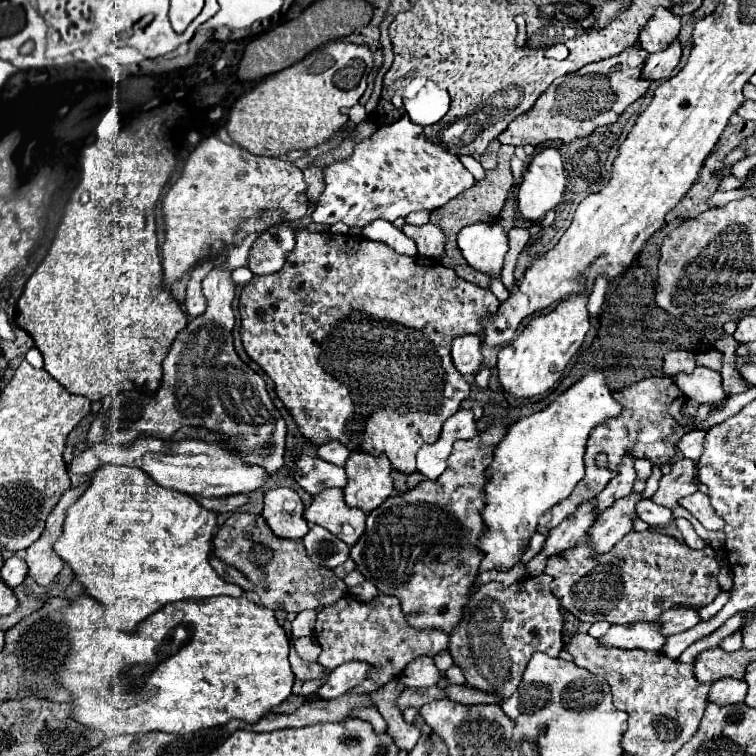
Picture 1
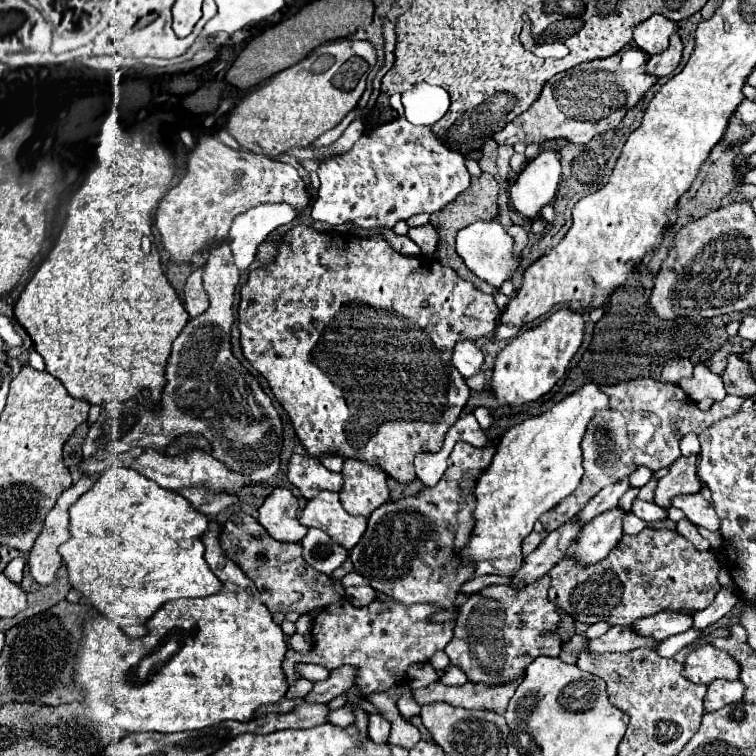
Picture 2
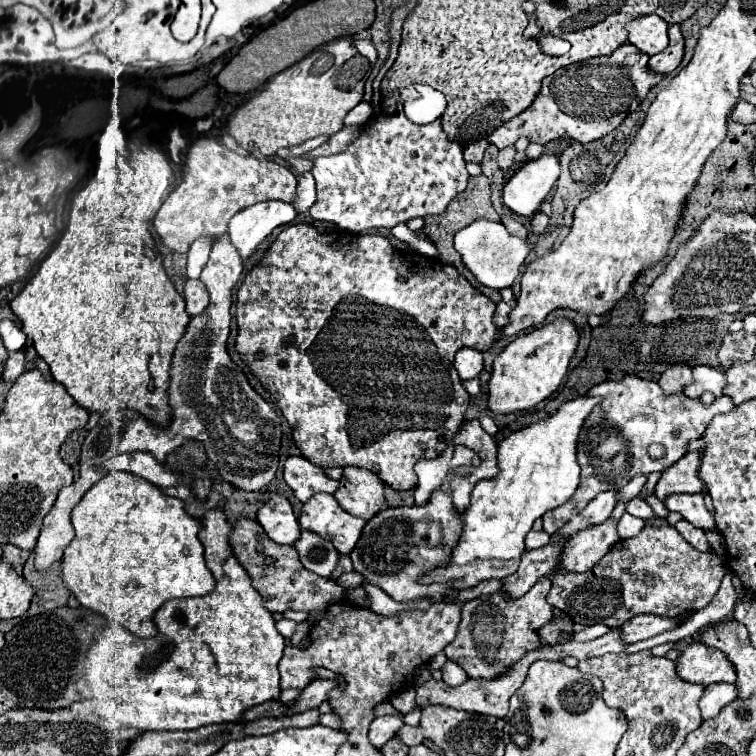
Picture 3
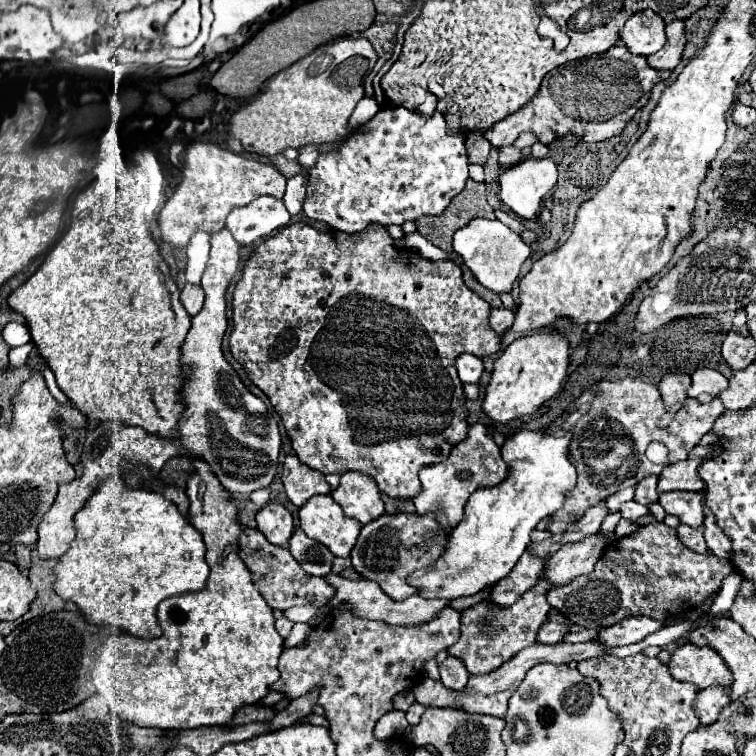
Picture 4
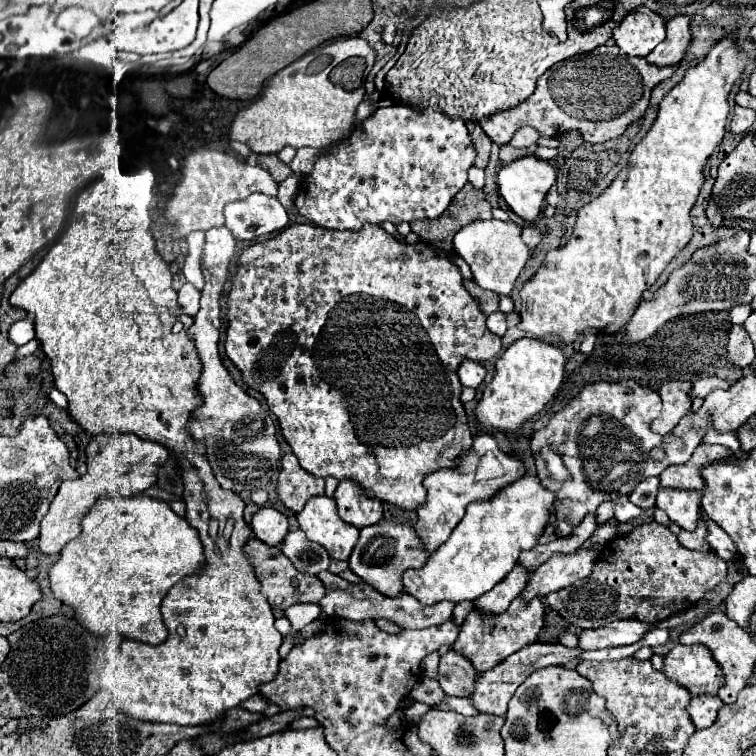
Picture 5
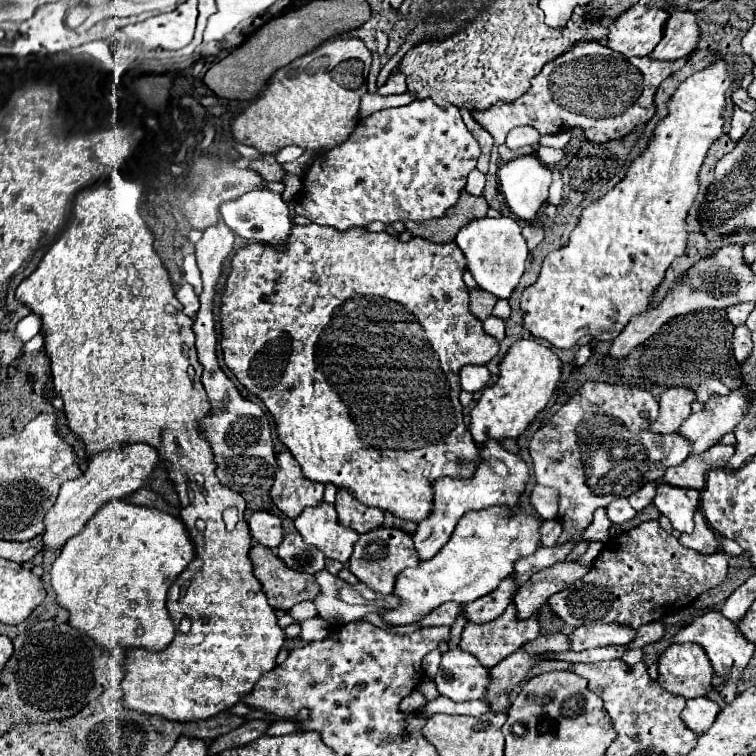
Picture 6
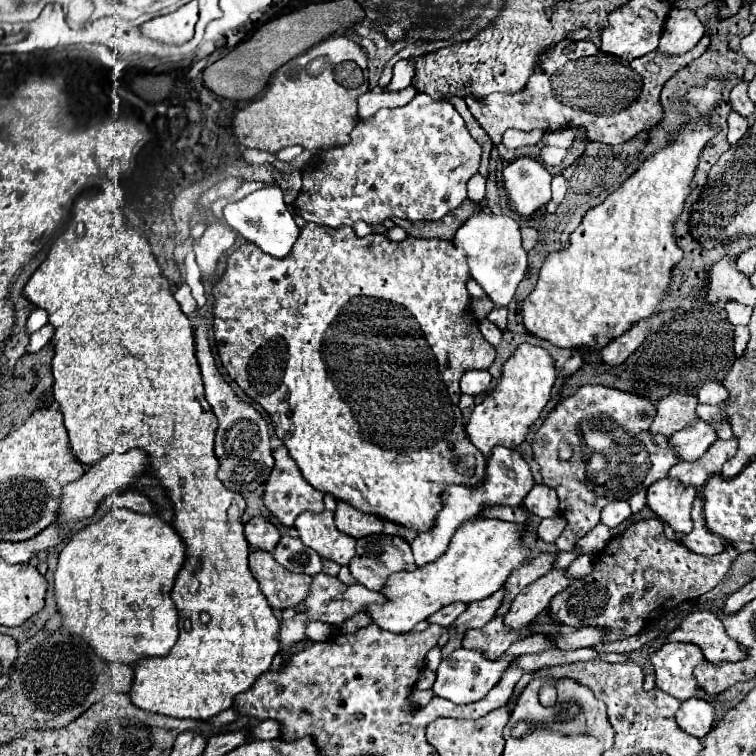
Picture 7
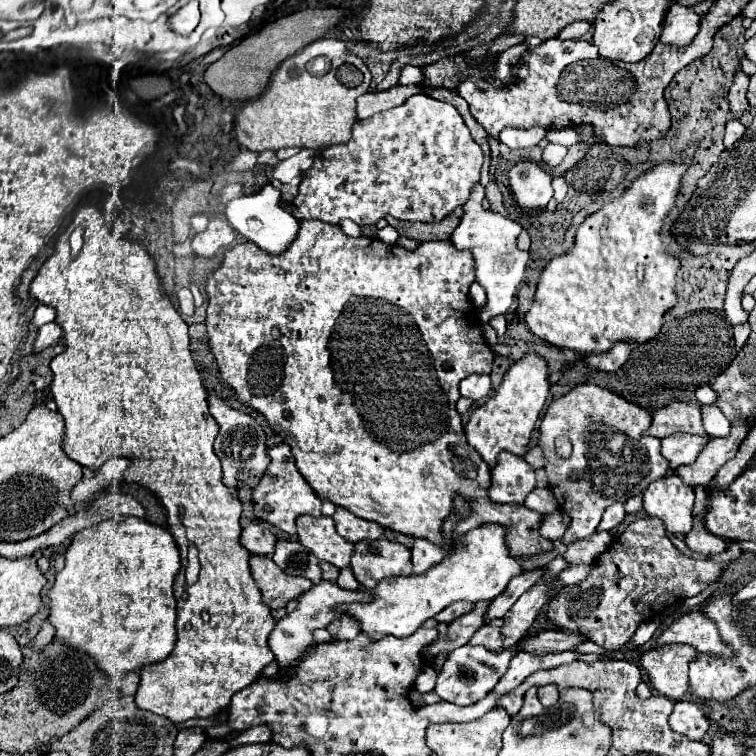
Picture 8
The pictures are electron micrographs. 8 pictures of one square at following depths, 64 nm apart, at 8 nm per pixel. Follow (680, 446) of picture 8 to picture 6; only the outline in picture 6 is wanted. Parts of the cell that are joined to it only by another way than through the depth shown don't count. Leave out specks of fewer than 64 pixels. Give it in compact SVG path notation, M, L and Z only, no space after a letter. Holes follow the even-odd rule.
M742 386L728 396L712 398L704 412L692 414L682 426L680 436L684 436L688 442L692 442L690 454L702 454L710 446L714 446L724 434L732 432L736 422L744 416L744 410L748 410L750 394L748 388Z

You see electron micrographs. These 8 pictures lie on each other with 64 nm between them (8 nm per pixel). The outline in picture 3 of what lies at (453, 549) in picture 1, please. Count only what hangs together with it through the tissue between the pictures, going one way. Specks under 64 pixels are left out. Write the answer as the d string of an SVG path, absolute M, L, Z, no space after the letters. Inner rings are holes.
M458 446L458 448L454 450L452 466L460 466L460 464L476 464L476 462L480 462L480 460L476 458L476 454L472 454L472 450L462 448L462 446ZM444 486L444 490L436 490L436 494L432 494L432 502L428 502L428 506L386 508L368 520L358 544L350 552L350 558L354 562L354 570L362 574L366 582L380 586L398 602L442 598L452 584L424 586L418 582L418 578L422 572L434 570L450 558L454 542L460 538L460 530L462 514L452 512L452 498L448 498L448 488Z

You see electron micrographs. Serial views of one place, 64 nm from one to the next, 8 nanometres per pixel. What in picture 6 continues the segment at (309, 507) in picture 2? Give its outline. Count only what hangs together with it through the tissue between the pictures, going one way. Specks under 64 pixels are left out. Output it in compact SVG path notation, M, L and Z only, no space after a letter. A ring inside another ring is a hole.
M322 502L316 508L304 510L294 520L294 526L304 538L304 542L322 550L326 558L338 560L342 564L350 560L358 534L338 524L336 510L332 504Z

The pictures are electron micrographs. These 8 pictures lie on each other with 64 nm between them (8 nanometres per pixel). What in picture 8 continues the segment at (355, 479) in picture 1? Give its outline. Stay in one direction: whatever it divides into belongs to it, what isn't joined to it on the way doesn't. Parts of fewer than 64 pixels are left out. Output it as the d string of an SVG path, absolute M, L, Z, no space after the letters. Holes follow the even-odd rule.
M336 508L336 514L332 516L336 530L340 536L344 536L348 542L356 544L360 540L380 540L384 534L382 526L376 526L374 522L356 518L352 512L346 512L342 508Z

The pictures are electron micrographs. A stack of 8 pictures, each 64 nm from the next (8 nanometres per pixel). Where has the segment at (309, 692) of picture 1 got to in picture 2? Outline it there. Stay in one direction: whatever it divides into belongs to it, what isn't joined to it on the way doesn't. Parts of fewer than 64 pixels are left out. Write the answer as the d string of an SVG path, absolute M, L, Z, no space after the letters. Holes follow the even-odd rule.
M302 678L300 682L296 682L294 686L290 686L290 688L288 688L288 692L286 692L286 698L294 698L294 700L300 700L300 698L304 698L304 696L308 694L308 688L312 688L312 682Z

